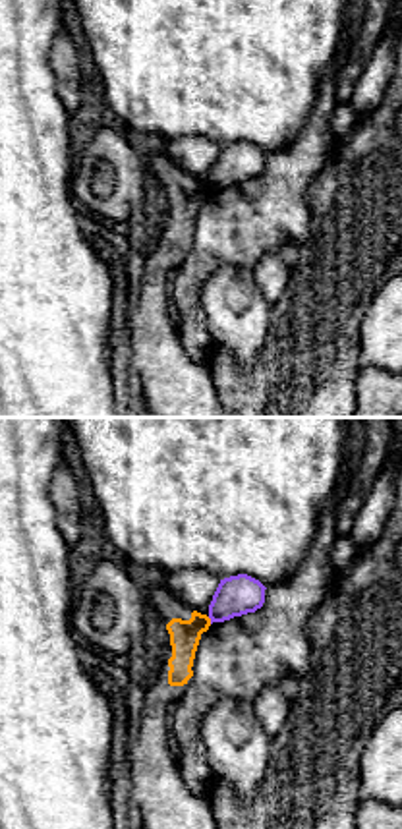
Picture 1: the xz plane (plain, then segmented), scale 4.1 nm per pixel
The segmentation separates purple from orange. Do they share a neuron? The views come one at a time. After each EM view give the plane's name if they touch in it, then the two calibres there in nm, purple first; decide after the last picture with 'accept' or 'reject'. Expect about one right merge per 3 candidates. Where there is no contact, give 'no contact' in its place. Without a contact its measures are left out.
xz | 170/130 nm

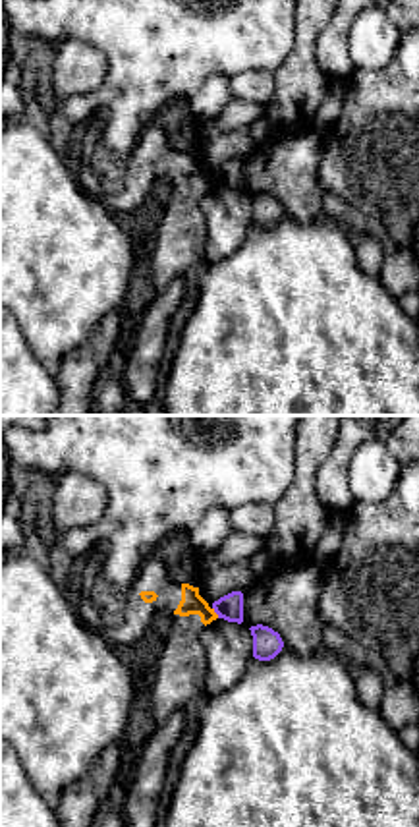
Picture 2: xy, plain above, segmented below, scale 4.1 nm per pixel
xy | 110/100 nm

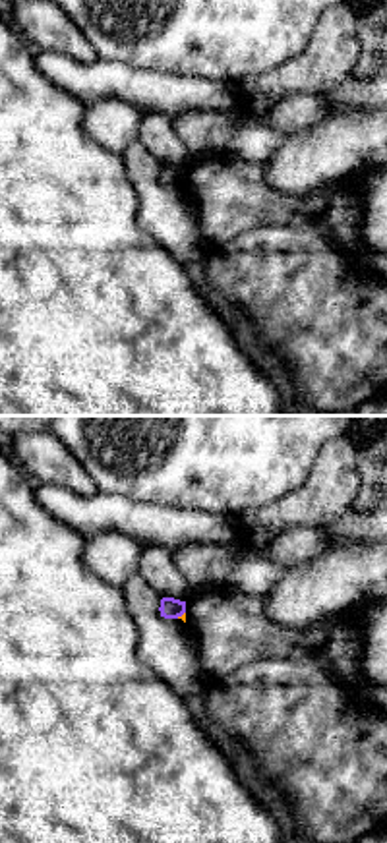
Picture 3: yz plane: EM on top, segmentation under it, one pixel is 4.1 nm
yz | 90/20 nm

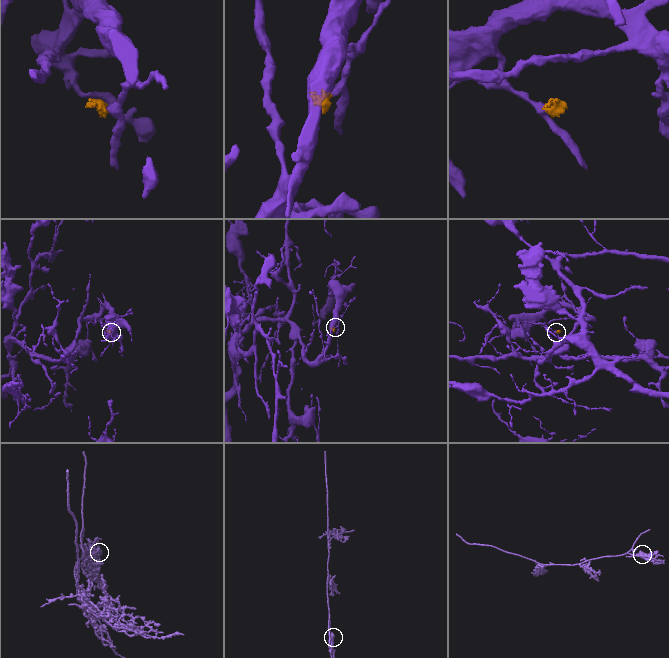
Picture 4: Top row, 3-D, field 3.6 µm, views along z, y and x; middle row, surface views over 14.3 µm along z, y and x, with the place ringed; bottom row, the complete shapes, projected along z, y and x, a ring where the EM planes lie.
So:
reject

